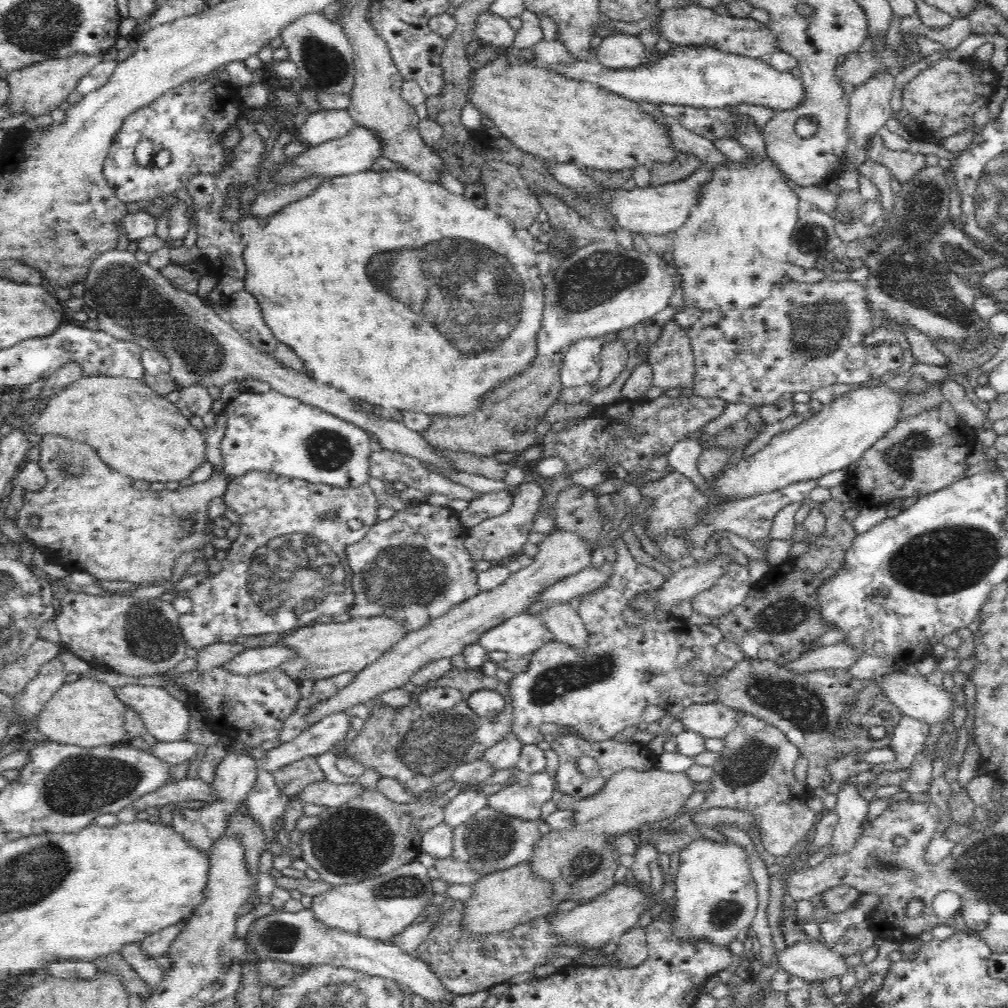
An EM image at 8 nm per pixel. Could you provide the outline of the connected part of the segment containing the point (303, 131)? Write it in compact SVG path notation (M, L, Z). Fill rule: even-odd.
M323 109L311 113L296 133L302 144L314 147L343 137L353 126L347 110Z

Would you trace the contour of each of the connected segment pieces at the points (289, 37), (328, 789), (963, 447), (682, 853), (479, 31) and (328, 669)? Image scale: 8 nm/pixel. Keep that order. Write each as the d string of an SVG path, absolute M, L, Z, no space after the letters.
M323 11L309 12L285 24L279 35L298 68L300 81L318 93L351 92L355 75L351 42L336 19L326 18Z
M323 779L306 786L298 794L298 797L300 797L302 804L316 804L324 806L324 808L336 808L346 804L354 796L358 796L366 790L368 789L358 783L354 785L336 785Z
M944 400L938 408L900 419L896 428L872 444L860 460L847 468L845 487L853 502L870 507L886 506L894 498L938 492L958 478L964 478L968 454L972 454L976 438L975 429Z
M700 836L679 850L679 862L680 868L676 872L678 878L675 883L677 887L674 895L675 903L671 913L672 929L676 937L680 937L682 941L690 939L694 942L706 939L706 941L727 946L740 932L751 928L750 923L754 920L756 908L758 908L758 886L752 876L750 852L746 848L729 839L716 842L716 840Z
M489 10L480 14L476 24L476 39L480 39L486 46L496 49L511 50L514 48L516 31L508 25L508 21L499 16L492 16Z
M389 616L370 618L350 618L346 622L328 622L326 624L312 624L304 628L284 634L278 640L280 645L288 645L296 649L296 658L284 664L282 671L286 671L297 681L313 679L315 681L328 679L344 672L360 674L368 666L376 664L384 654L398 646L410 633L406 621L396 620Z

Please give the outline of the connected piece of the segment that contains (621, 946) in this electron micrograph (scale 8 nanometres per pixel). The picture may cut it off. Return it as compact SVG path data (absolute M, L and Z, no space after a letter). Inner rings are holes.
M636 926L620 936L617 948L613 953L621 966L640 966L648 958L647 934L645 929Z

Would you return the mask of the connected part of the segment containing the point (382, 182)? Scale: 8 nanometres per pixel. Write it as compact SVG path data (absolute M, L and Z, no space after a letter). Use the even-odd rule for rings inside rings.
M402 168L382 171L368 170L338 175L328 182L320 184L312 194L298 202L292 202L272 214L272 220L264 228L264 234L260 236L260 240L254 240L248 244L244 259L248 268L247 276L244 278L245 291L250 292L260 302L265 322L275 333L279 343L290 346L302 359L305 366L304 372L316 382L330 384L337 390L344 390L344 394L348 394L350 399L362 400L374 405L375 408L380 406L399 411L421 412L431 417L438 415L448 418L470 416L483 408L488 395L502 387L506 380L512 380L514 376L528 371L528 368L531 368L538 358L538 336L542 330L546 309L546 279L541 278L536 252L526 248L523 239L518 238L516 229L498 213L488 207L478 208L465 196L455 195L439 182L424 179L412 171ZM380 248L416 248L416 250L426 248L430 256L426 256L422 260L420 252L416 252L416 250L398 250L398 252L384 252L380 256L374 256L380 252Z

